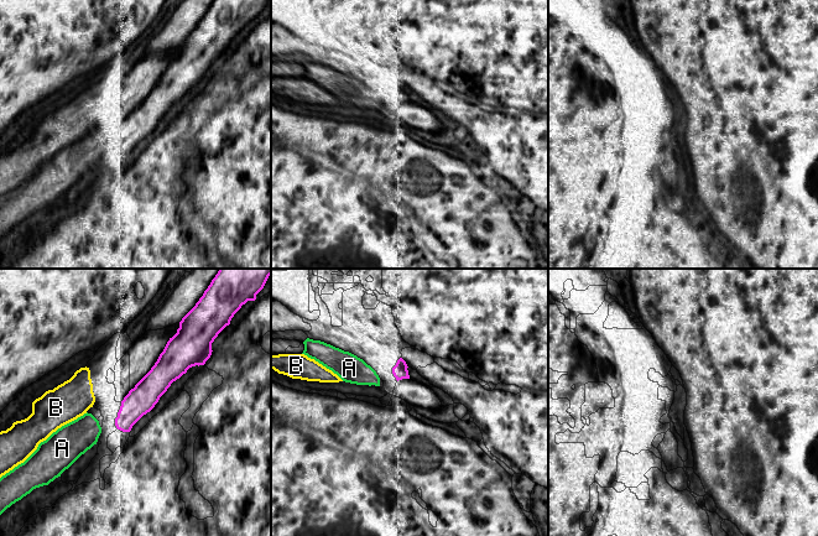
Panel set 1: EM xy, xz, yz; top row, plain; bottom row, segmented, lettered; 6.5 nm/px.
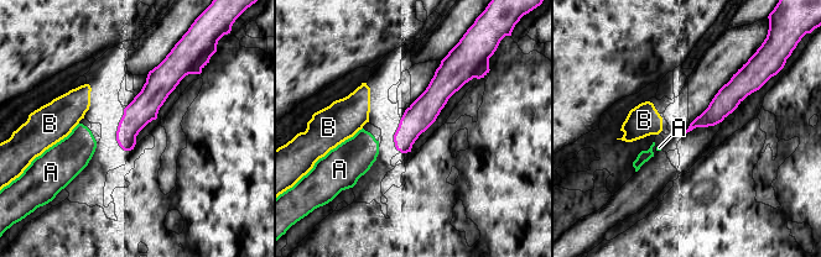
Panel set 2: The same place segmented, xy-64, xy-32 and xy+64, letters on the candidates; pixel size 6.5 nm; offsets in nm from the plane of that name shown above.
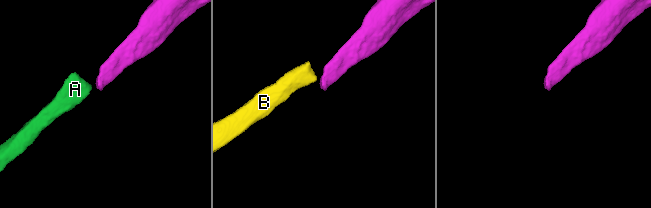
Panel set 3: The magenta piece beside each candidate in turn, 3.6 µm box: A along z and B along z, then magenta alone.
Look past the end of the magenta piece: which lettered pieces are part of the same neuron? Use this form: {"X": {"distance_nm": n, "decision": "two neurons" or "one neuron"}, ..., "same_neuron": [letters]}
{"A": {"distance_nm": 90, "decision": "one neuron"}, "B": {"distance_nm": 170, "decision": "two neurons"}, "same_neuron": ["A"]}

